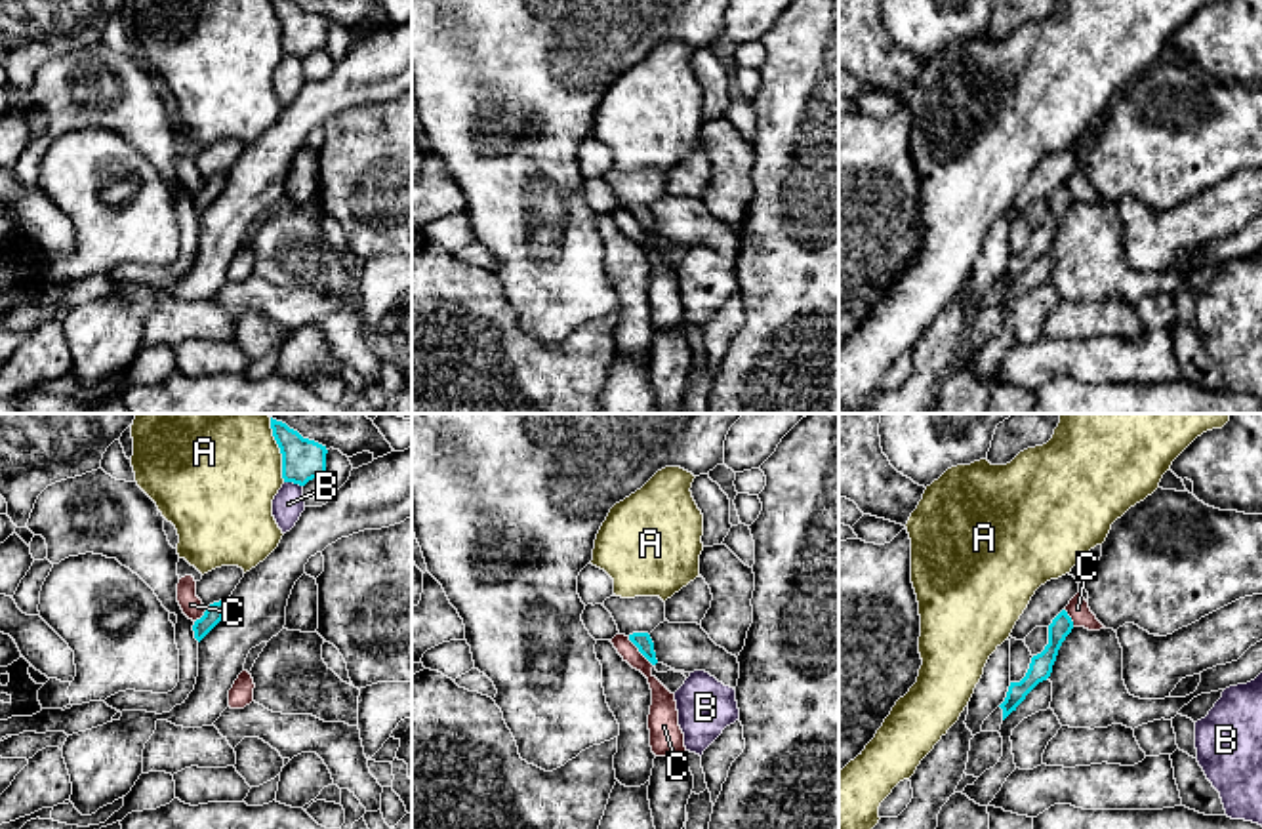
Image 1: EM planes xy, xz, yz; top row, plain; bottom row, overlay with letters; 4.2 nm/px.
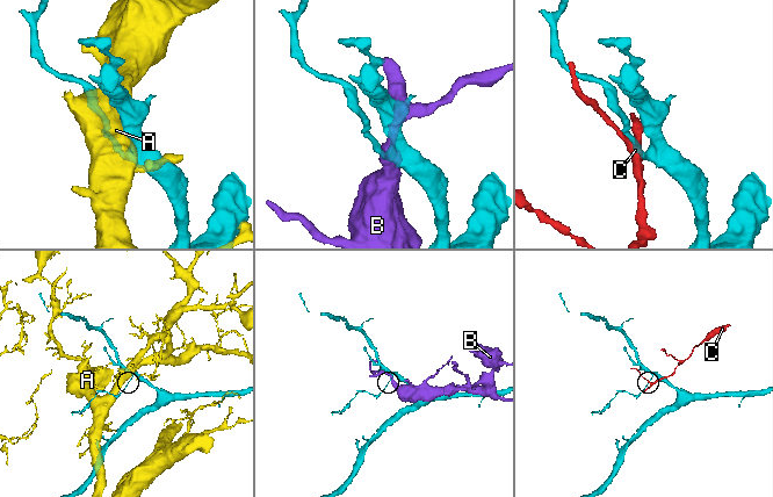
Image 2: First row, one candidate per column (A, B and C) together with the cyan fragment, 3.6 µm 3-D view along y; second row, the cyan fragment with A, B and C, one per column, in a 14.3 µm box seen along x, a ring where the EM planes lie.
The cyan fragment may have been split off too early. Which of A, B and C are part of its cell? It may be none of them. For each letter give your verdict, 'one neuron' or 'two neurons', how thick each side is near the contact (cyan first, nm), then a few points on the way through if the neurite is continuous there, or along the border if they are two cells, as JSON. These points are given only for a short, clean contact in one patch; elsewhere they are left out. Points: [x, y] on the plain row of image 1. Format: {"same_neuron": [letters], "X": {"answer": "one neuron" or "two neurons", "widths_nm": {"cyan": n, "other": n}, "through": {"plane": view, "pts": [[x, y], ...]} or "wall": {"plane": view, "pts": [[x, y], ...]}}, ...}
{"same_neuron": [], "A": {"answer": "two neurons", "widths_nm": {"cyan": 180, "other": 420}}, "B": {"answer": "two neurons", "widths_nm": {"cyan": 180, "other": 130}}, "C": {"answer": "two neurons", "widths_nm": {"cyan": 70, "other": 100}, "wall": {"plane": "xz", "pts": [[628, 210], [652, 239]]}}}

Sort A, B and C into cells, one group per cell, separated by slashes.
A / B / C

